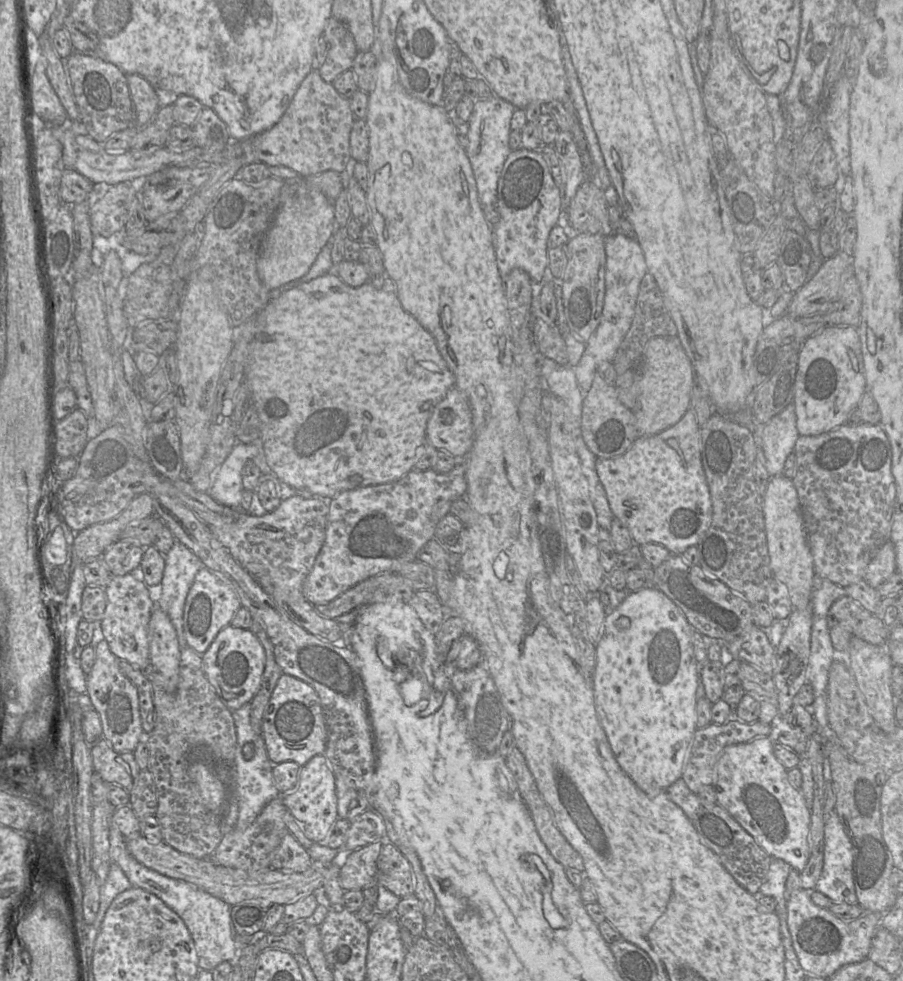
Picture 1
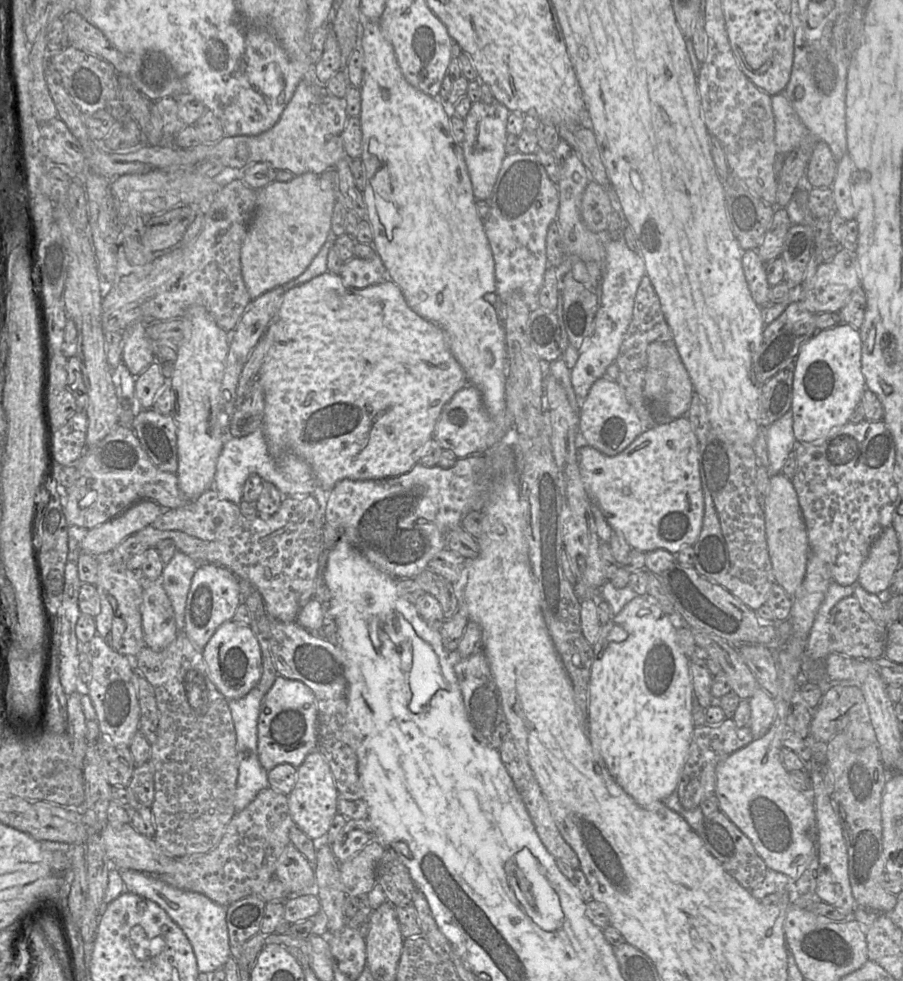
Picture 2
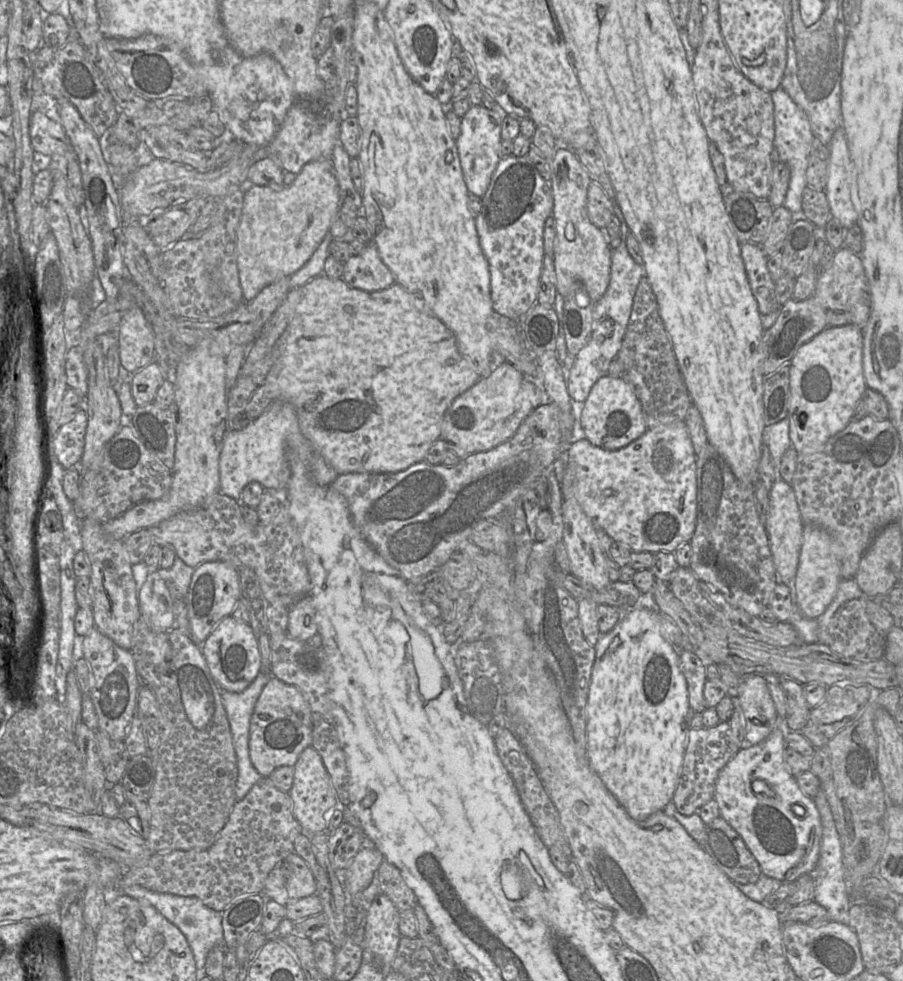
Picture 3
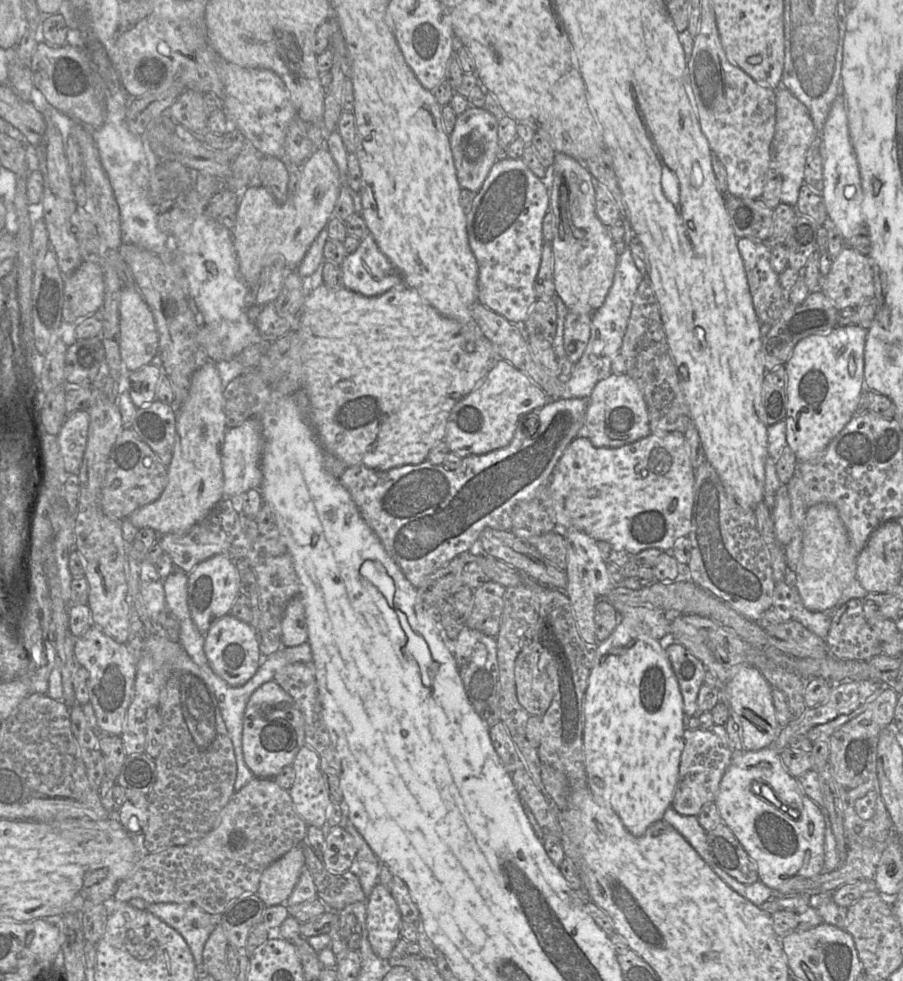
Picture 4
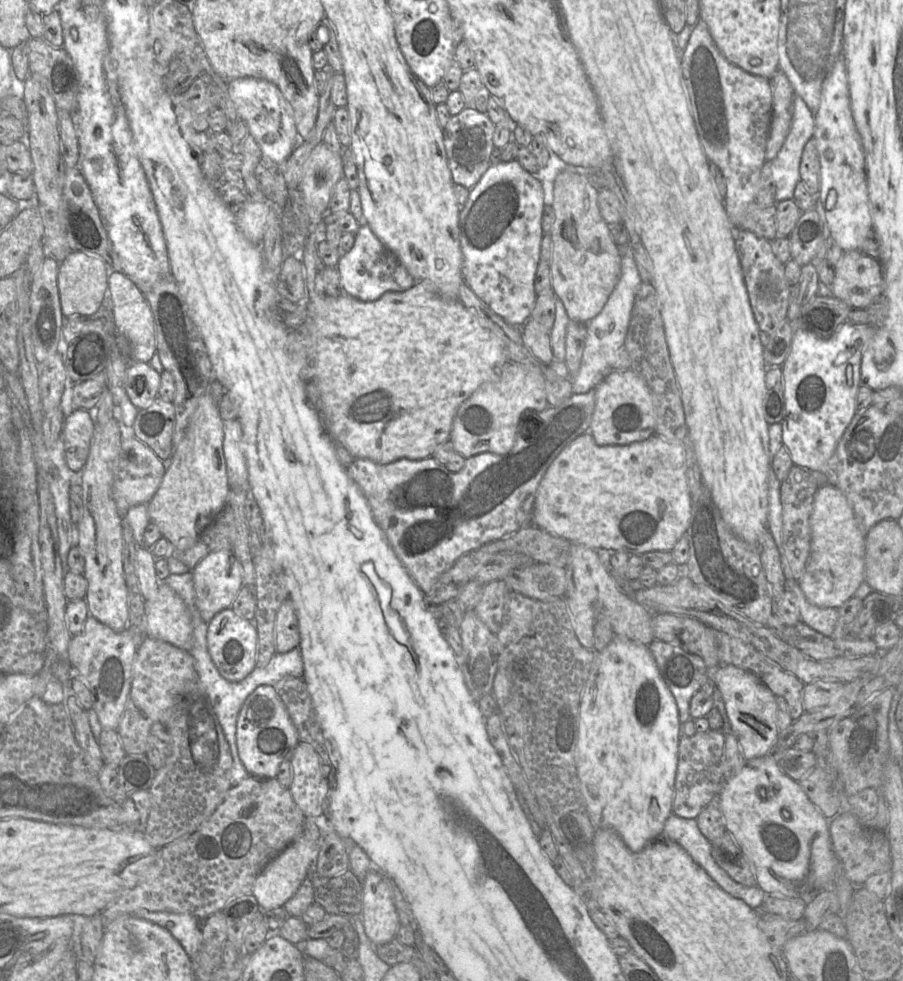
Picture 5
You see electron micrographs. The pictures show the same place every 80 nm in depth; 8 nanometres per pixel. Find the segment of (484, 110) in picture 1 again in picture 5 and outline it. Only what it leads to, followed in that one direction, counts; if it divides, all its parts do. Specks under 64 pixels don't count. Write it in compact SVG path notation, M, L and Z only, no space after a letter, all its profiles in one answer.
M466 106L460 113L451 116L443 128L443 142L448 167L454 183L470 190L491 166L490 156L496 149L493 144L495 128L496 125L486 112L479 112L471 106Z

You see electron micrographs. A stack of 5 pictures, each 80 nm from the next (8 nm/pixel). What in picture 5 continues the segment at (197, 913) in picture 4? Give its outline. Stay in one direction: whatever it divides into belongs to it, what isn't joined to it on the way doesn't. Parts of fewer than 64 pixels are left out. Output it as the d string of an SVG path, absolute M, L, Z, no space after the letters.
M138 909L132 915L167 929L189 957L199 950L202 941L201 923L204 920L187 913L148 911L146 909Z

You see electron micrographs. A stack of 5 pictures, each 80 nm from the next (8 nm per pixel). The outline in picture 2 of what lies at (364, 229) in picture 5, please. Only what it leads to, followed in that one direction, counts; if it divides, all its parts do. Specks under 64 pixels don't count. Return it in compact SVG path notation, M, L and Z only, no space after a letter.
M376 254L370 259L354 257L344 263L339 274L351 288L365 288L387 278L387 271L381 258Z

